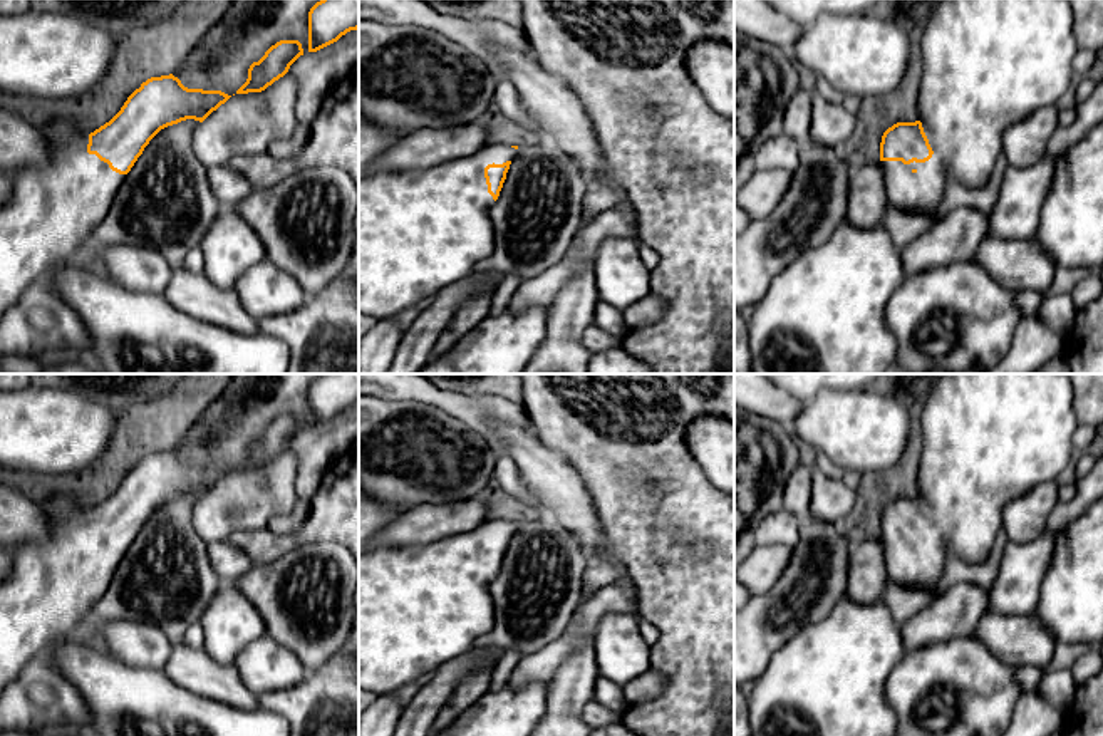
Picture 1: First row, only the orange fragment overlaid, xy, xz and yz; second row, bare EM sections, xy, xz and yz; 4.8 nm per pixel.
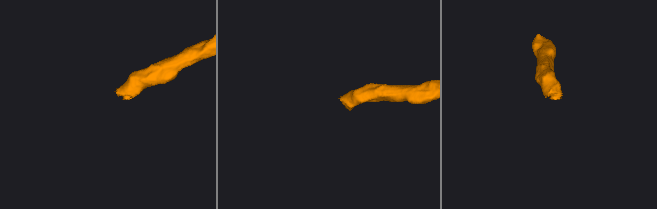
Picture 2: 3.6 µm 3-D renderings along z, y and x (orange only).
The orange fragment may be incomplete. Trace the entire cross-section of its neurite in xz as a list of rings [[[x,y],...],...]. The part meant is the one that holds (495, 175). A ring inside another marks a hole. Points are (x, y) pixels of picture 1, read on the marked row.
[[[486,144],[464,159],[411,173],[359,178],[359,320],[375,322],[414,307],[426,297],[474,273],[474,265],[493,253],[495,231],[488,210],[498,200],[518,146]]]

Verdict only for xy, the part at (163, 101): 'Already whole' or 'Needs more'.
Needs more

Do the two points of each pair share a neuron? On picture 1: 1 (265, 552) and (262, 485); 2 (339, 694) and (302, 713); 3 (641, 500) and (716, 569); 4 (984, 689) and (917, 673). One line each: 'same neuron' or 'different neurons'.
1: different neurons
2: same neuron
3: same neuron
4: same neuron

